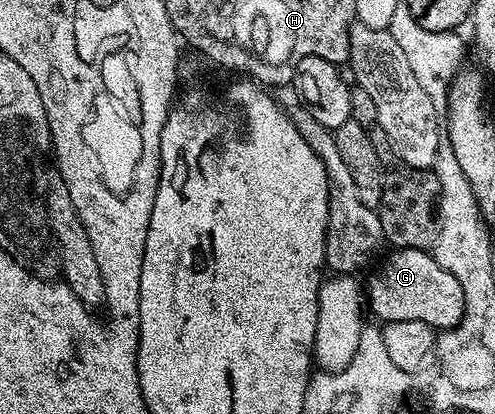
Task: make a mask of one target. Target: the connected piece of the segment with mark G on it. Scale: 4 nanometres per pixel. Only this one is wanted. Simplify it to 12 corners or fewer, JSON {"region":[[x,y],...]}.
{"region":[[394,248],[365,283],[383,323],[437,331],[464,315],[461,283],[428,250]]}

